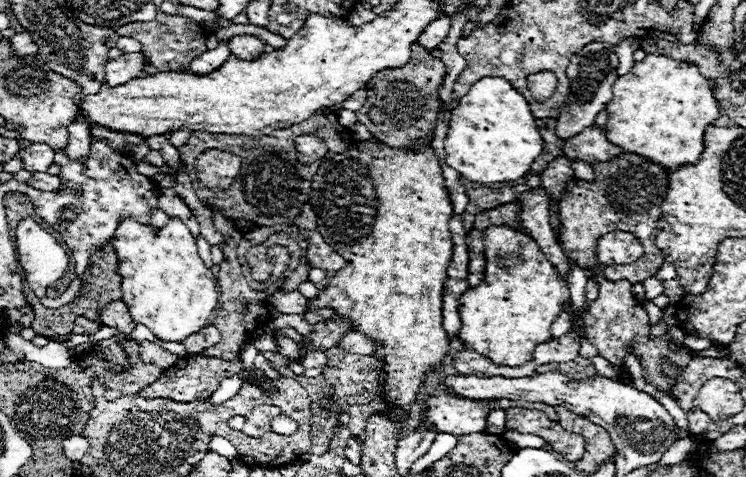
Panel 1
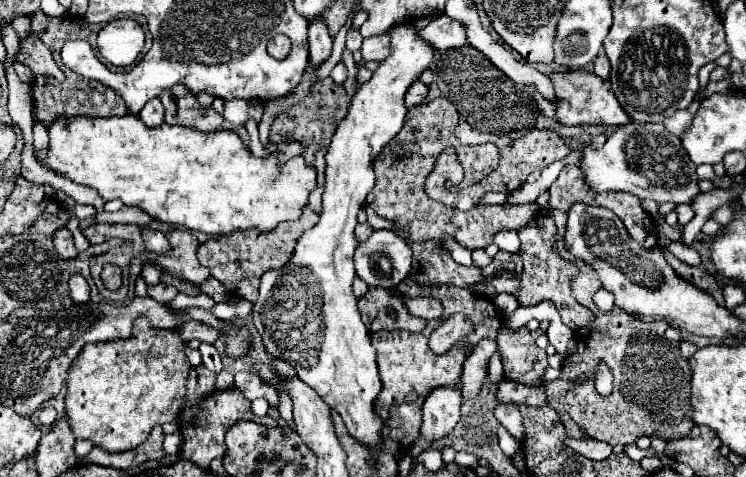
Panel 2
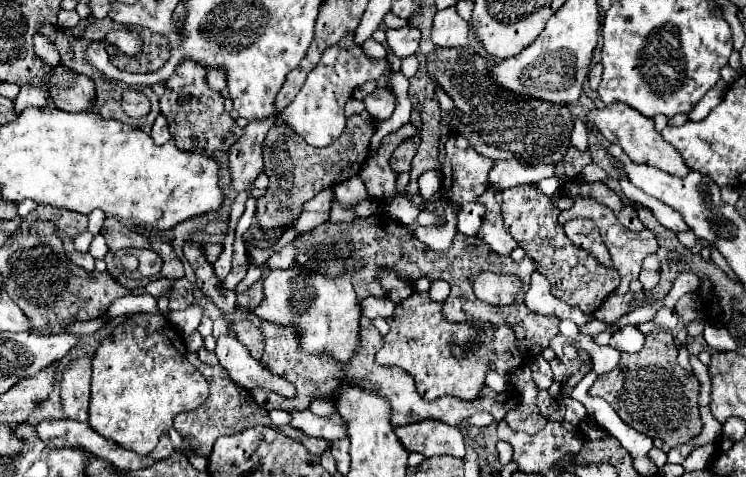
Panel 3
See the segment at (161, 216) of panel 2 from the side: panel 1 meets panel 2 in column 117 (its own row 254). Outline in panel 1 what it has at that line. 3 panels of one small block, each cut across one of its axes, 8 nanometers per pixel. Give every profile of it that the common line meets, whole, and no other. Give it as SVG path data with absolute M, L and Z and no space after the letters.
M124 218L118 224L112 244L122 276L122 300L136 324L146 326L164 342L182 342L208 324L218 306L220 292L212 270L198 256L196 238L182 220L170 218L164 228L154 228L134 218Z

